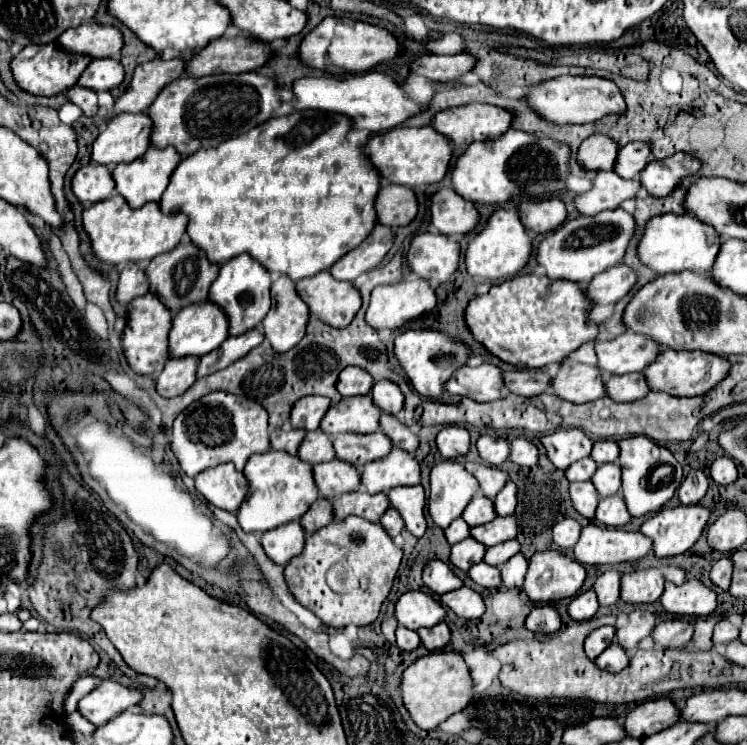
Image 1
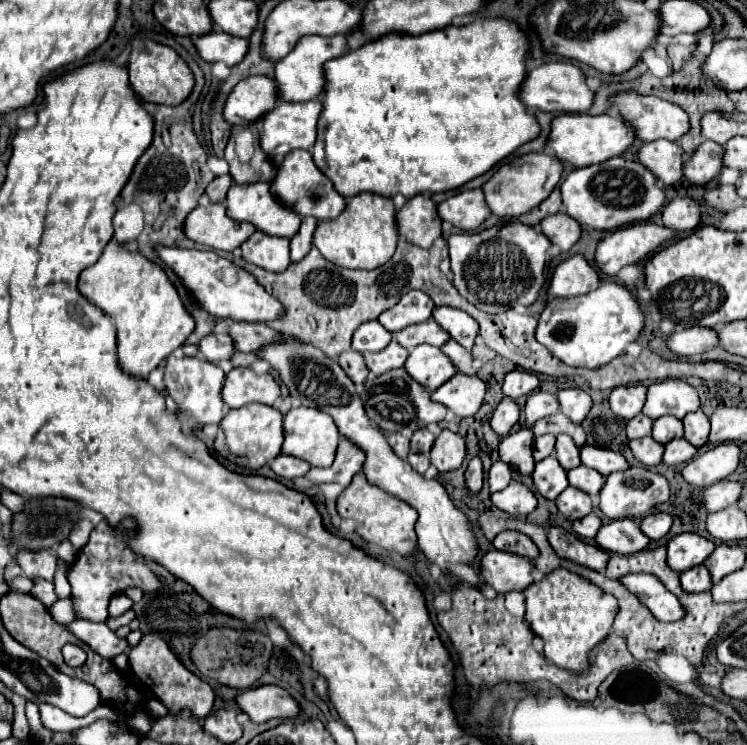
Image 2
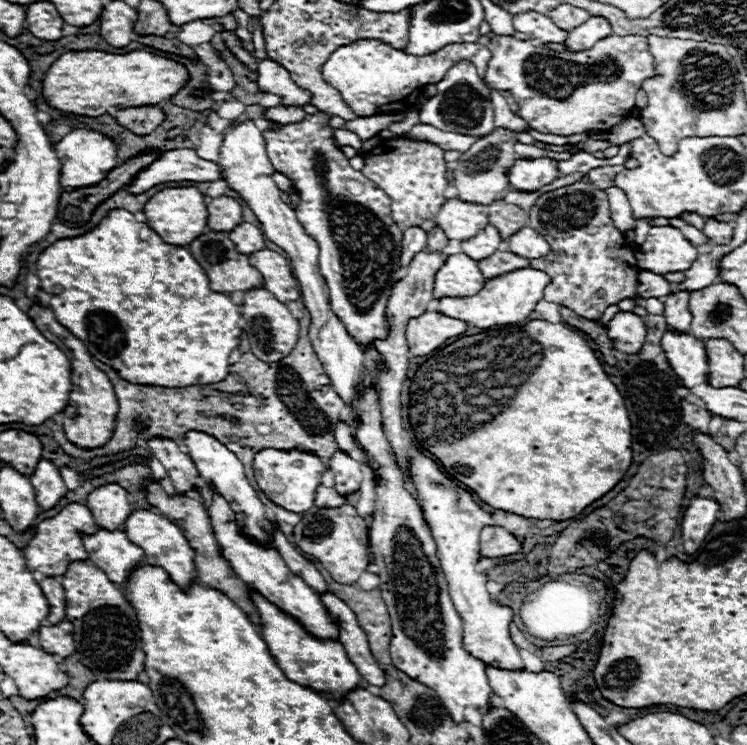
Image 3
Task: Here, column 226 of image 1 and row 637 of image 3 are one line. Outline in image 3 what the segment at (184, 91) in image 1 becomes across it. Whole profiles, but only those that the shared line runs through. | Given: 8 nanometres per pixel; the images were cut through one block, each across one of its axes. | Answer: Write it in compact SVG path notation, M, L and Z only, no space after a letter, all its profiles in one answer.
M76 560L74 564L70 564L66 574L62 576L62 586L66 592L66 620L74 624L76 652L82 656L80 662L90 670L104 672L108 680L136 680L138 672L144 670L144 650L140 642L140 628L136 614L130 608L128 600L124 598L120 586L110 582L108 576L90 560Z

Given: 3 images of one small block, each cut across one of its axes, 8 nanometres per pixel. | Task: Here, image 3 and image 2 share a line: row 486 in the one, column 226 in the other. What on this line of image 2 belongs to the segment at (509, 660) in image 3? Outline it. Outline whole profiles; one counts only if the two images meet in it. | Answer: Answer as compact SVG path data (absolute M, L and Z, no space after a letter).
M252 404L252 406L234 408L224 416L224 420L220 422L220 428L218 428L214 448L216 448L220 458L224 458L224 460L228 460L240 468L258 470L266 462L274 460L280 454L282 438L284 438L282 414L272 406Z

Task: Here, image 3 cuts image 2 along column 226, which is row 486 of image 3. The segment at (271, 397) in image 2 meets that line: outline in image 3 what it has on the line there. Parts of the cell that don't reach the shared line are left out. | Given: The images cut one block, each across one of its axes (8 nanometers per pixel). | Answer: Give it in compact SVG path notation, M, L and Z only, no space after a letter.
M252 120L232 126L224 134L224 142L220 146L218 164L222 166L222 176L226 176L224 180L228 182L228 186L236 190L256 214L266 238L288 254L294 278L300 284L304 308L310 312L312 320L308 338L312 340L312 346L318 352L318 360L322 360L326 376L330 376L334 390L342 396L342 400L350 408L350 414L356 418L352 426L358 446L362 450L362 462L374 474L380 476L374 486L376 504L368 536L374 564L380 568L378 576L382 580L382 600L386 602L392 620L392 662L410 678L432 688L446 706L446 712L450 712L456 722L462 722L464 706L474 706L480 710L488 710L490 706L492 688L484 674L484 662L464 650L464 622L448 594L448 582L436 556L436 544L414 496L406 488L404 472L398 468L396 456L390 450L390 444L382 430L380 402L378 392L372 386L374 374L368 370L368 358L364 356L360 346L346 334L344 324L330 310L330 294L322 274L318 272L318 244L306 234L294 208L290 208L280 198L280 190L272 180L274 168L270 164L264 144L264 136Z

